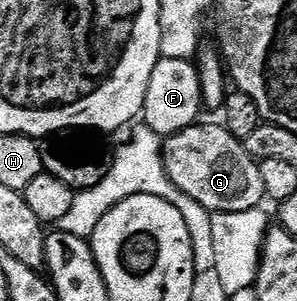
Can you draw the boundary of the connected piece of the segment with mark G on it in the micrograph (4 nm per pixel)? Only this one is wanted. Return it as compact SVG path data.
M193 124L176 134L169 134L163 139L164 144L164 167L174 180L176 187L190 200L198 200L202 208L206 208L212 214L233 214L234 212L246 212L254 210L265 201L264 189L262 188L262 172L257 159L246 152L243 141L234 136L222 124L216 126L200 126Z

